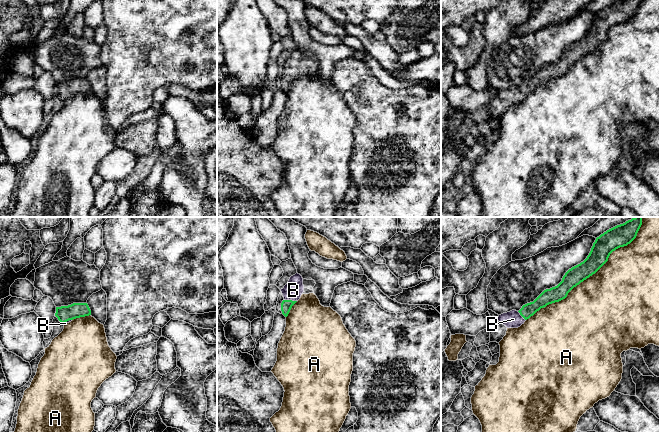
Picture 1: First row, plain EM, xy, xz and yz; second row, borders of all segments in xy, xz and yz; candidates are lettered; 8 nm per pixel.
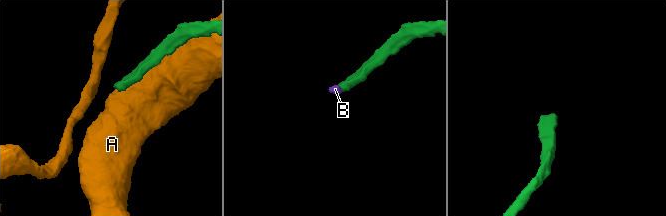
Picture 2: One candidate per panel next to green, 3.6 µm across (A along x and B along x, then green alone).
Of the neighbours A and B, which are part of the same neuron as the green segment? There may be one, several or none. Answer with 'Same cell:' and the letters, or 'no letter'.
Same cell: B

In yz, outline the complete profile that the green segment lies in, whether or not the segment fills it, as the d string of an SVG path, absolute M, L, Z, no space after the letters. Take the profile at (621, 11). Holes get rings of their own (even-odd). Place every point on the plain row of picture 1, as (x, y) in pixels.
M620 0L597 13L587 34L580 40L569 45L557 62L544 66L533 78L523 81L519 87L512 86L499 91L498 97L490 102L490 118L499 119L506 111L508 104L520 103L527 95L533 92L541 84L565 75L574 63L595 50L608 37L608 34L613 27L630 20L636 14L641 1L642 0Z

